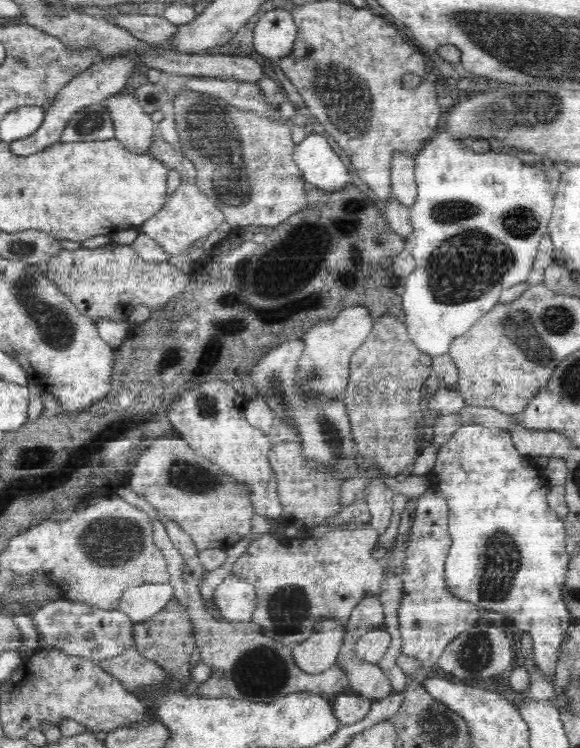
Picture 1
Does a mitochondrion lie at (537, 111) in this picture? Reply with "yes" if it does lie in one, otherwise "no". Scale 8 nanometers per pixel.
yes

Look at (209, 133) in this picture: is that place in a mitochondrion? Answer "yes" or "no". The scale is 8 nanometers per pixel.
yes

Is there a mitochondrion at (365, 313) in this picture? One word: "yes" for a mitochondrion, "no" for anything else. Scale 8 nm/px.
no

